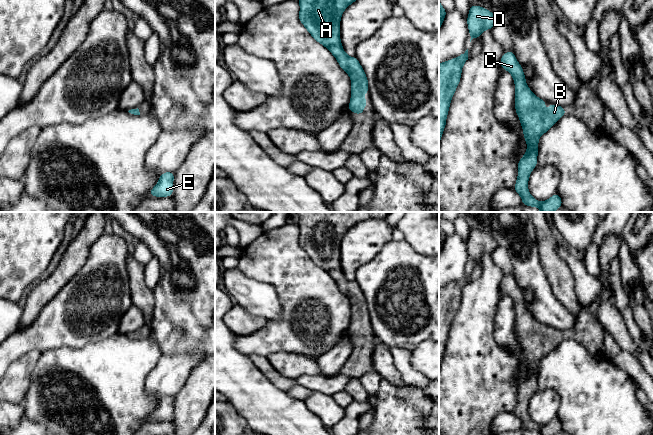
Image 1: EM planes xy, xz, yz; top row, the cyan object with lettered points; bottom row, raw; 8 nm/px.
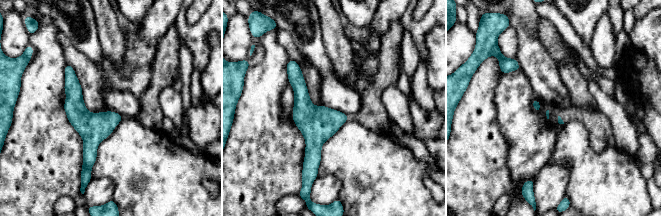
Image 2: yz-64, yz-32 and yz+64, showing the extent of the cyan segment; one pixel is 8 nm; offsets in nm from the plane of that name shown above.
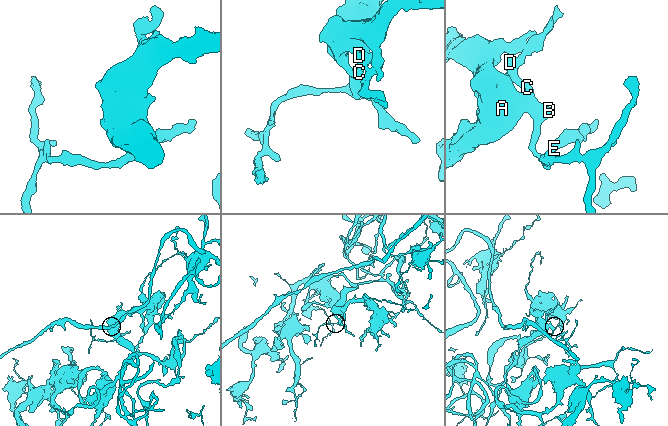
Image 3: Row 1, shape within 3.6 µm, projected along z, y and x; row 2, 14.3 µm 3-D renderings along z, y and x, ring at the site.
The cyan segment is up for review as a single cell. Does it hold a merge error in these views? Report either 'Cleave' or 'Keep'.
Keep

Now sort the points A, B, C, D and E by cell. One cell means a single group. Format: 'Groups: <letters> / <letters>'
Groups: A B C D E

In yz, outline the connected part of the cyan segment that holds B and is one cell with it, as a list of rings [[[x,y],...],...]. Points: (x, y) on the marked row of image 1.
[[[513,51],[506,52],[500,59],[500,65],[512,76],[515,83],[515,109],[522,125],[524,139],[528,145],[525,155],[518,161],[518,177],[514,190],[521,196],[522,204],[538,207],[541,212],[554,212],[562,206],[558,193],[544,202],[533,198],[528,190],[530,173],[537,166],[538,141],[562,116],[566,115],[562,106],[550,104],[546,117],[546,101],[538,98],[528,88],[522,66]]]

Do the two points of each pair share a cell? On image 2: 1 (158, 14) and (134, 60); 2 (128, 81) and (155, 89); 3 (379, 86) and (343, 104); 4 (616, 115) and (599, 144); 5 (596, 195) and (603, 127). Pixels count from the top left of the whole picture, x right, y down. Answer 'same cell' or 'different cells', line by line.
1: same cell
2: different cells
3: different cells
4: different cells
5: different cells

